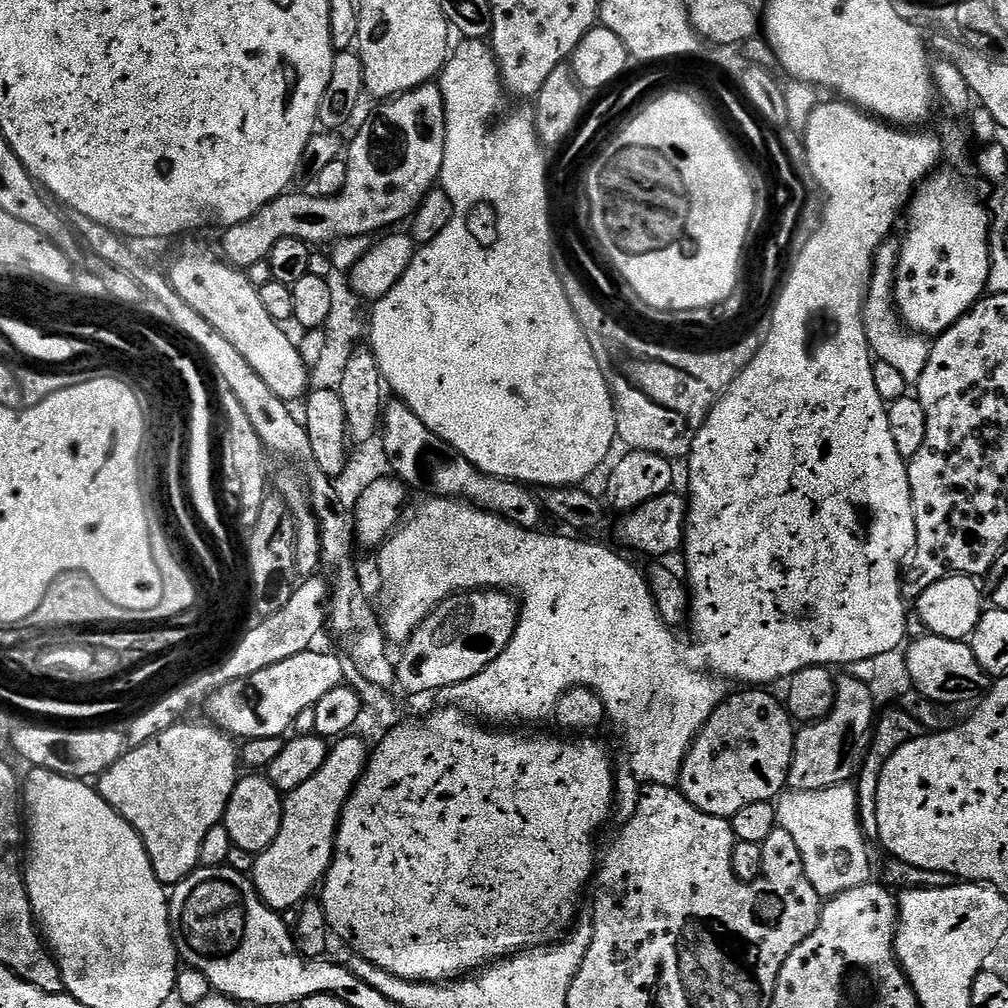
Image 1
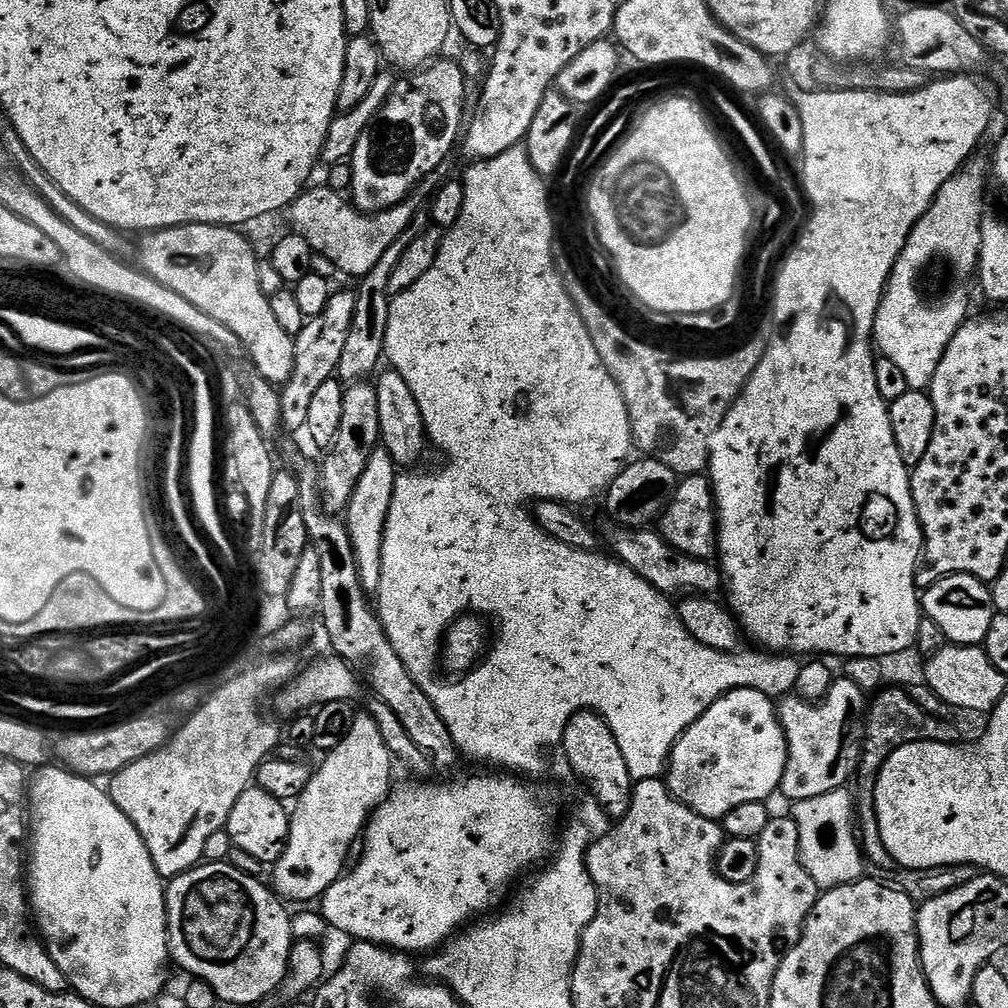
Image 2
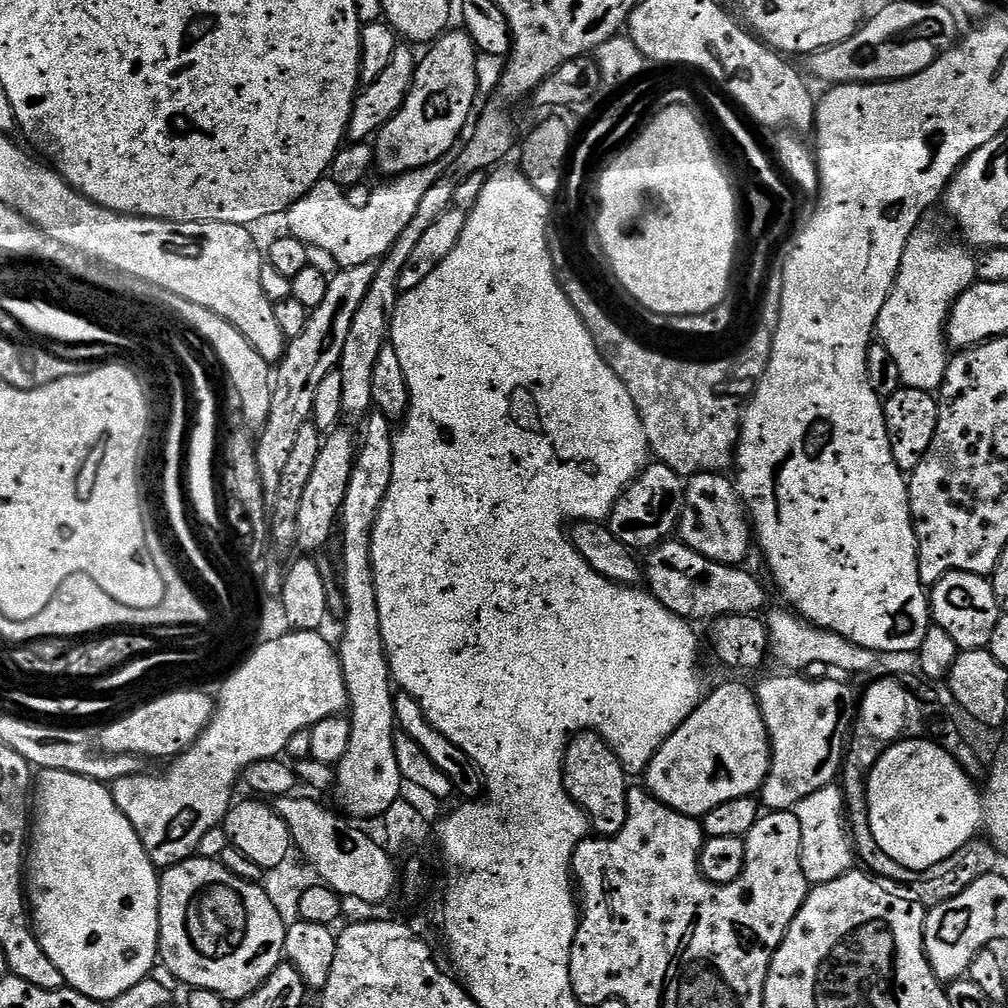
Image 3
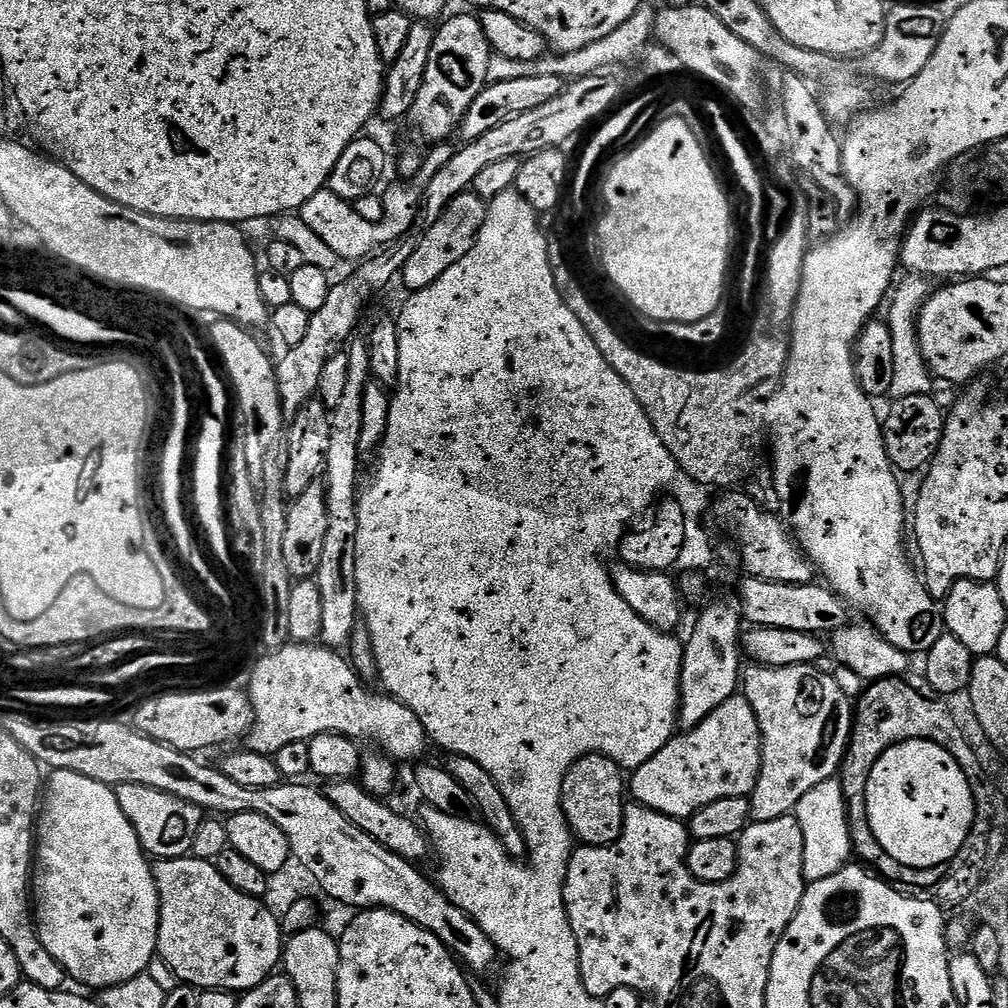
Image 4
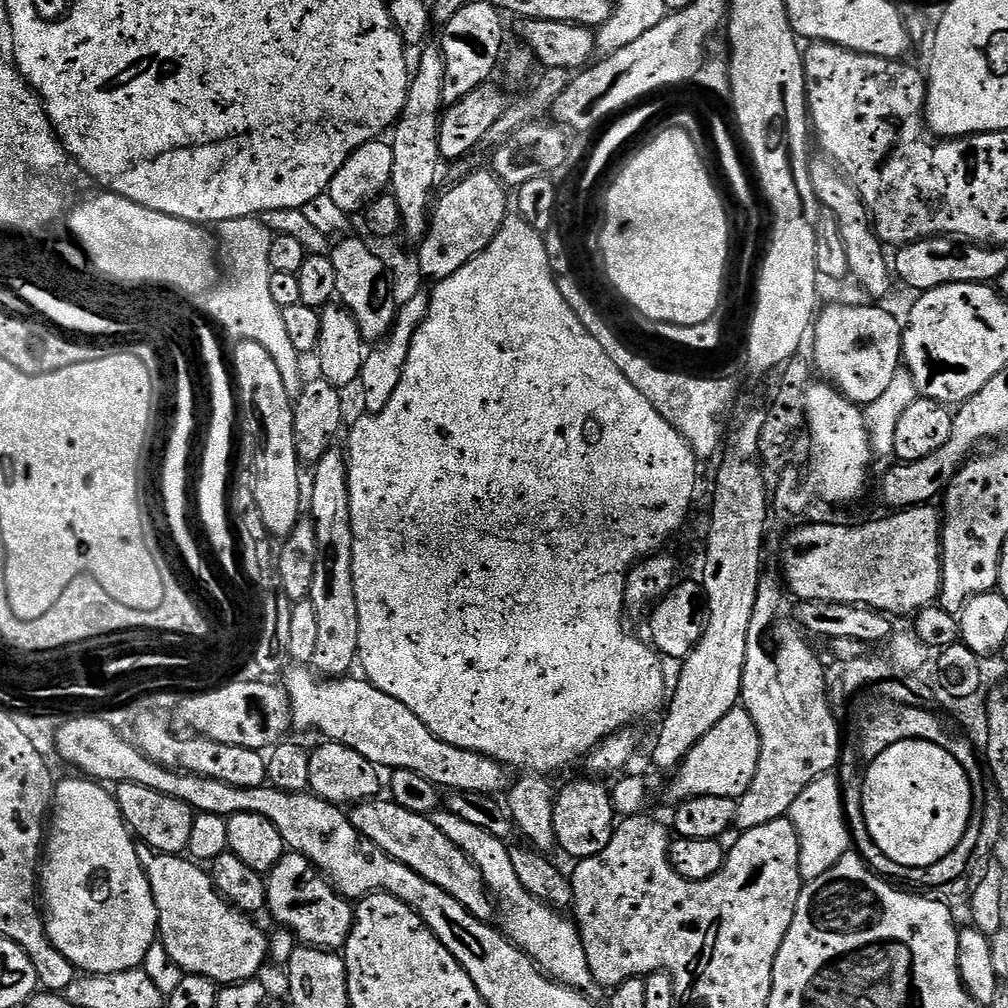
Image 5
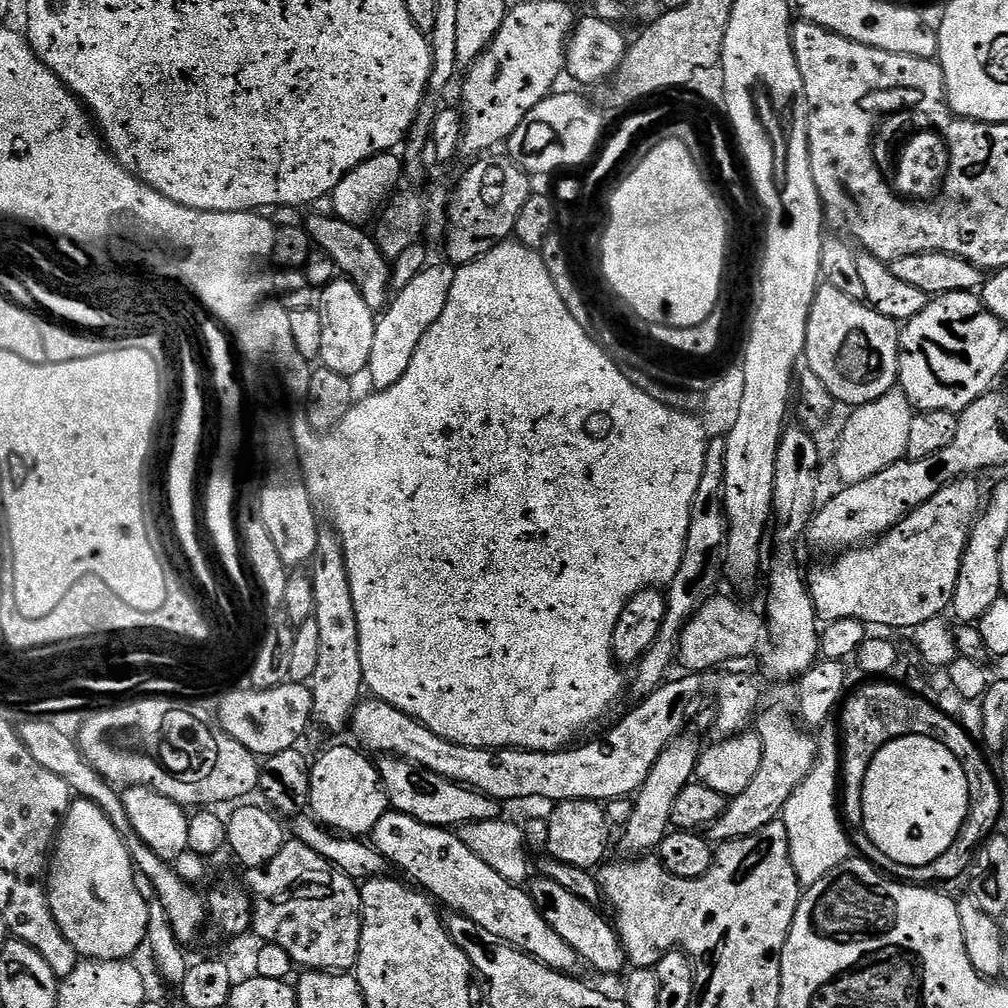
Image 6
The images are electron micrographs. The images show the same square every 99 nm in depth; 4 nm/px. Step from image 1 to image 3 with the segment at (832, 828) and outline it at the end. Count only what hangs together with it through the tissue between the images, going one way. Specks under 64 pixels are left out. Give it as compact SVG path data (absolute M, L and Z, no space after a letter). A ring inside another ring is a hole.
M829 786L802 798L794 809L802 826L802 870L809 885L834 882L834 878L844 876L854 868L854 849L850 843L850 833L846 827L844 793L839 787Z

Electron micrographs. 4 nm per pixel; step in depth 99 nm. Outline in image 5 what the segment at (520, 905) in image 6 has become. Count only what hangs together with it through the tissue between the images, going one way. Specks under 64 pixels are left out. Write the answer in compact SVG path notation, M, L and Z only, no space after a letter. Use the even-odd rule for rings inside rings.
M373 798L355 805L351 809L350 819L363 836L374 842L374 846L381 848L390 858L410 866L410 870L422 874L426 882L442 886L442 890L458 898L458 902L462 902L462 906L466 906L466 910L470 910L474 918L485 922L493 919L491 916L494 900L484 885L480 870L463 849L438 830L431 818L398 806L391 798Z

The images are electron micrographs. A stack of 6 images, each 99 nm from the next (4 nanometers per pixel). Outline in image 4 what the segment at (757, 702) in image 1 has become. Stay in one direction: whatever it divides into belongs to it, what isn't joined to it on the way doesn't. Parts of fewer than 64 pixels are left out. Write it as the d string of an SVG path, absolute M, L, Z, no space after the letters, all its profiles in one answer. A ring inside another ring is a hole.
M737 694L726 698L710 718L702 721L698 727L689 728L673 735L672 740L654 758L647 760L641 768L635 769L630 776L630 796L635 803L643 804L676 820L687 821L702 806L710 806L710 802L718 802L718 798L734 798L735 796L751 797L756 780L760 776L760 727L758 718L750 706L750 702Z

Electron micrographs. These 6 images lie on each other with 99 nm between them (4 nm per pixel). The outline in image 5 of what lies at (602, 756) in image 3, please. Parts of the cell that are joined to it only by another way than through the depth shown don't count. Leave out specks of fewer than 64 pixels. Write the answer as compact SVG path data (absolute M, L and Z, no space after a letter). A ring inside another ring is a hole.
M596 778L587 779L570 781L561 792L555 793L552 805L556 848L573 856L576 862L602 854L618 823L618 813L612 804L609 785Z

